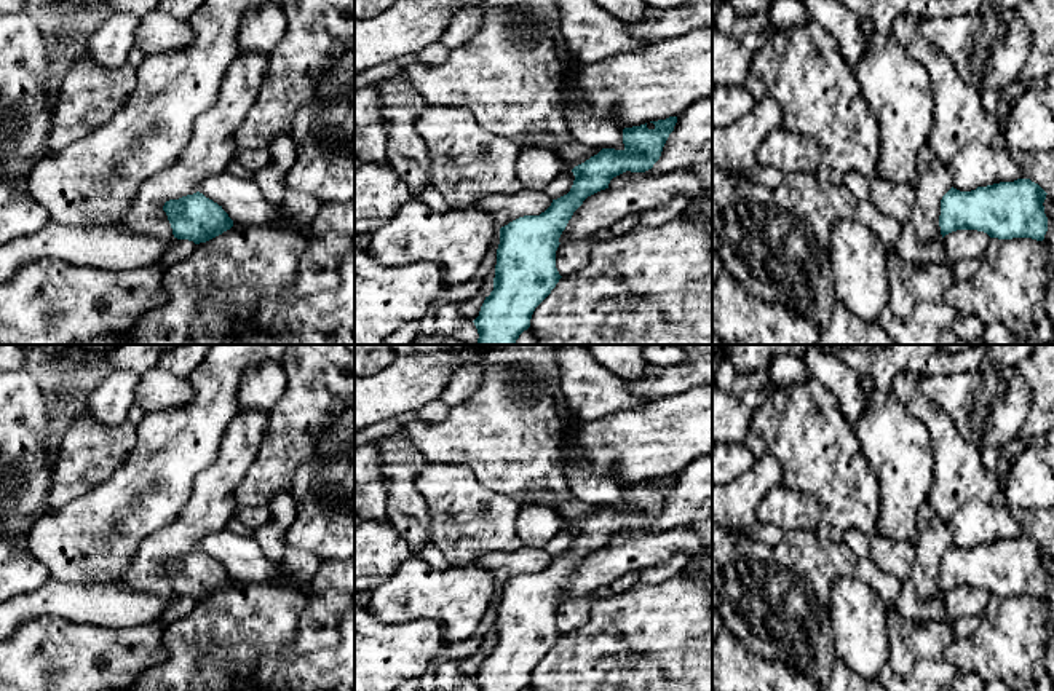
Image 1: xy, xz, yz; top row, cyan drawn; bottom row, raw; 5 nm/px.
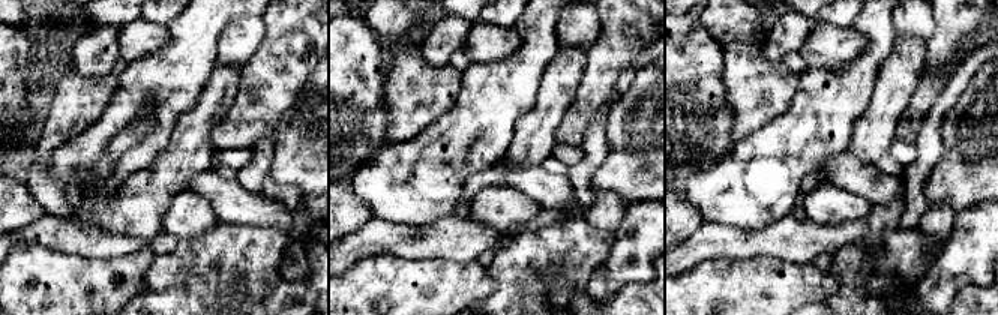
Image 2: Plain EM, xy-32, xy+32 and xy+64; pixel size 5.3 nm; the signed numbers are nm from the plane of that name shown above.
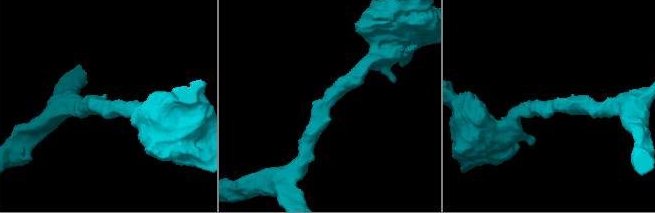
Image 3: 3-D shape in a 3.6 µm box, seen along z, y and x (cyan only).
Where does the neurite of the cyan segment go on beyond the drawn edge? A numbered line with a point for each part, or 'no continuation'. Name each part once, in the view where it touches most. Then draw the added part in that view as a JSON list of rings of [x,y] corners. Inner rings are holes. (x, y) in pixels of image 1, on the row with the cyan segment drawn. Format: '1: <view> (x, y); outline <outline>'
no continuation

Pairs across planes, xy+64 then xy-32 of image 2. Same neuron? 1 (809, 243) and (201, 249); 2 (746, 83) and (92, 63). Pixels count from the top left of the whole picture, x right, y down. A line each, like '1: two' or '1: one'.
1: two
2: two

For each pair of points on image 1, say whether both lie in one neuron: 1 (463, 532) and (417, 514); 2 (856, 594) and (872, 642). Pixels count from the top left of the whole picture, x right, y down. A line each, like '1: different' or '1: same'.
1: different
2: same

